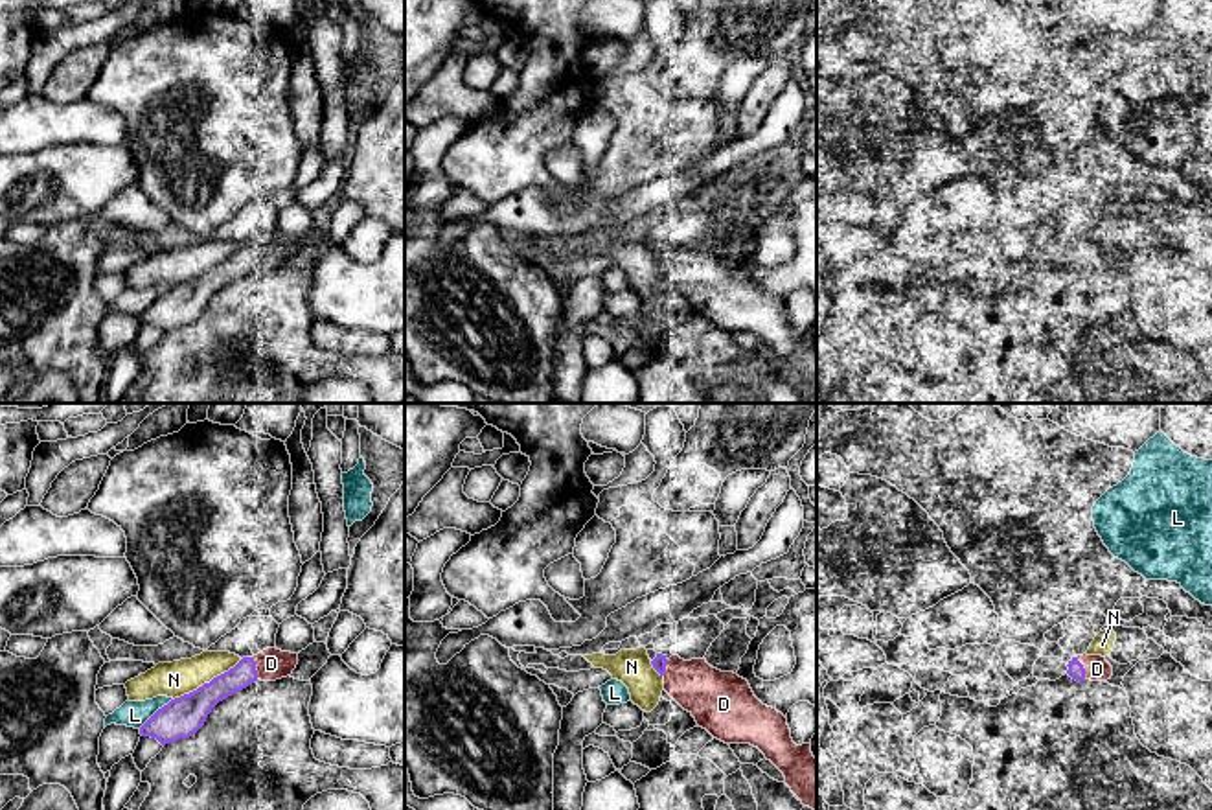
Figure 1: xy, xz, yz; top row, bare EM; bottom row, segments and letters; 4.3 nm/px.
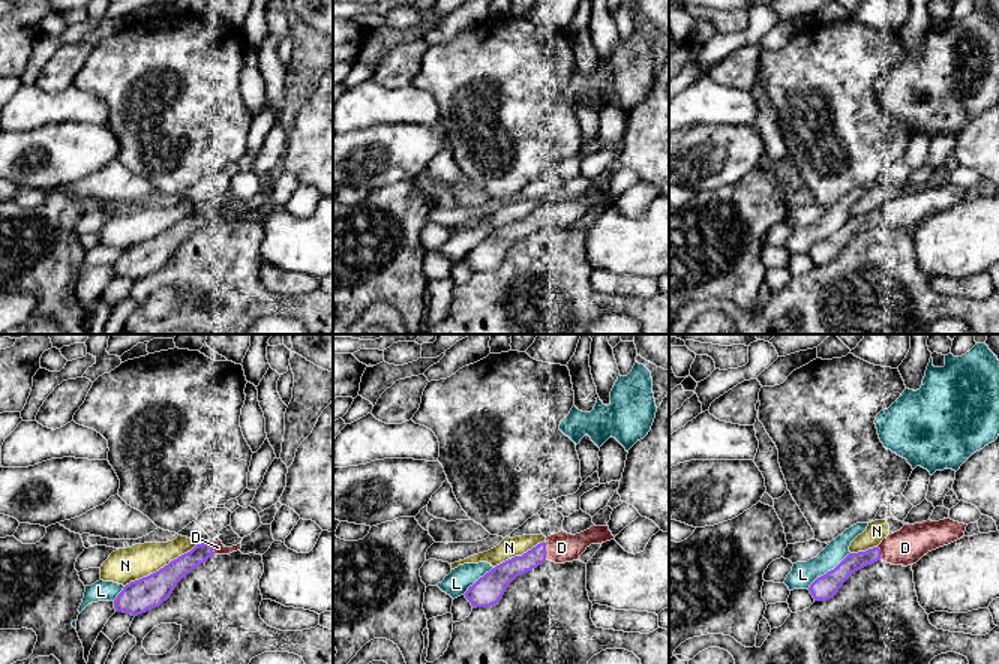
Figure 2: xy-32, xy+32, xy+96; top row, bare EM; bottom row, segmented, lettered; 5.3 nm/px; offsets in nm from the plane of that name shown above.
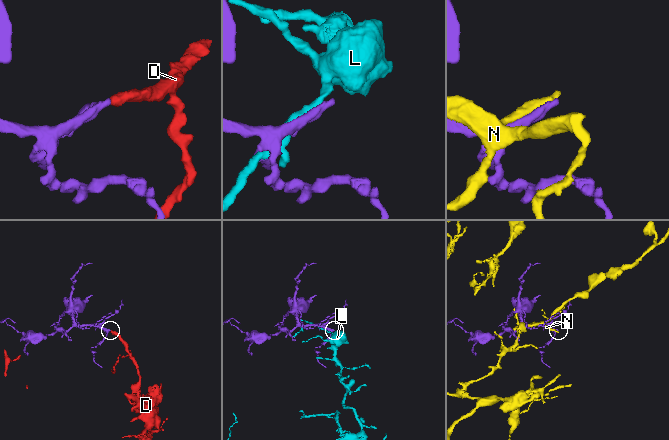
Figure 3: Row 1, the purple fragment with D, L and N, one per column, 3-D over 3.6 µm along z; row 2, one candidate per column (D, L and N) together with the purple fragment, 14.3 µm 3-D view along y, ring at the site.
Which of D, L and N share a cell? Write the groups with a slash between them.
D / L / N

